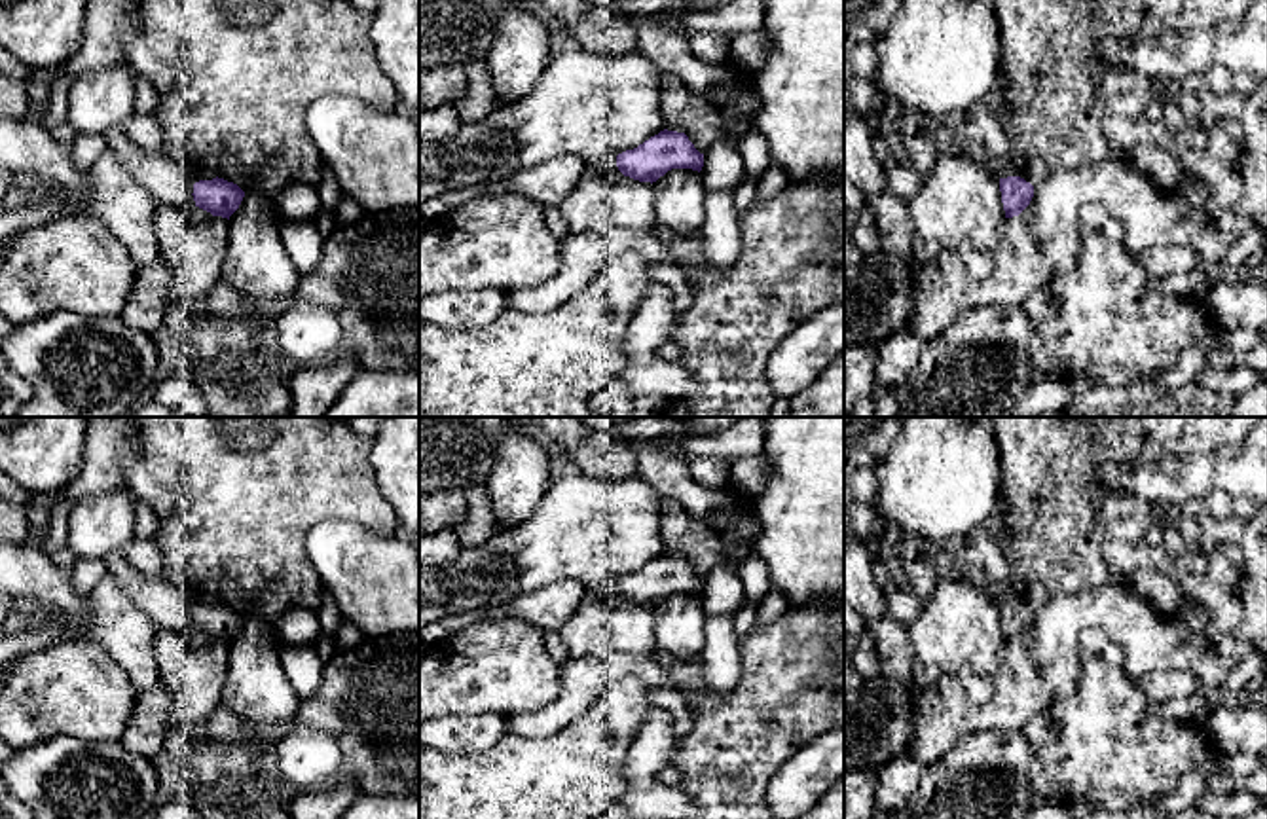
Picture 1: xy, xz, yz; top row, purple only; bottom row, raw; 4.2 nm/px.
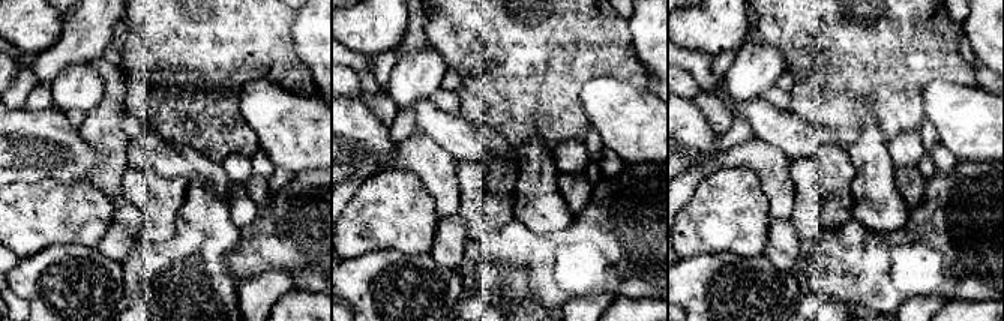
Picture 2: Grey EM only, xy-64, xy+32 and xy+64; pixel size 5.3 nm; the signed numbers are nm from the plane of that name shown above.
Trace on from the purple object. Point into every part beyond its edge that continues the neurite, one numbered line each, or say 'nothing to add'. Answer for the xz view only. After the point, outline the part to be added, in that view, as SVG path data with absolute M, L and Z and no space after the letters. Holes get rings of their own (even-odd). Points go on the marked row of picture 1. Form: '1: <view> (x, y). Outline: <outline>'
1: xz (605, 167). Outline: M605 155L594 161L588 161L590 173L596 173L603 178L615 178L620 171L616 167L616 157L615 155Z

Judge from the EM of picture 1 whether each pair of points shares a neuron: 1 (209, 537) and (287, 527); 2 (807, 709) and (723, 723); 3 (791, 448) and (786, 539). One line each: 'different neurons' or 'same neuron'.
1: same neuron
2: same neuron
3: same neuron

